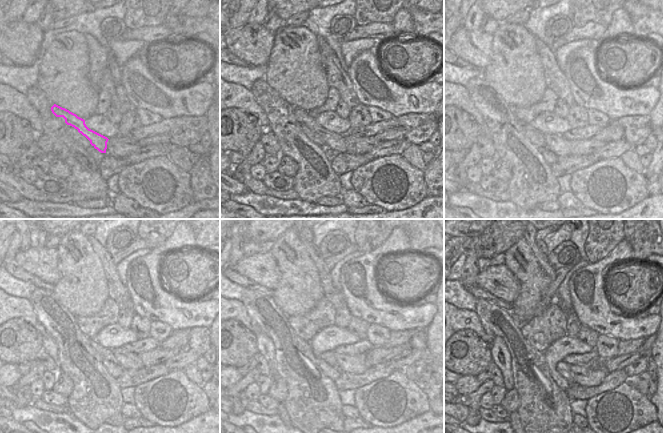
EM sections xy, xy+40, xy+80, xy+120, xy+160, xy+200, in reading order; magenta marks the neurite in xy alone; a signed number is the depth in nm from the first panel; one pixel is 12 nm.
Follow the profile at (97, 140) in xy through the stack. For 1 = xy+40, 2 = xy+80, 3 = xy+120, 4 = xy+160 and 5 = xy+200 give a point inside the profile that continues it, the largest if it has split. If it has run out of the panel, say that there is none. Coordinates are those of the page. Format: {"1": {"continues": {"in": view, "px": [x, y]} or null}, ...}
{"1": {"continues": {"in": "xy+40", "px": [335, 142]}}, "2": {"continues": {"in": "xy+80", "px": [560, 146]}}, "3": {"continues": {"in": "xy+120", "px": [108, 367]}}, "4": {"continues": {"in": "xy+160", "px": [356, 374]}}, "5": {"continues": {"in": "xy+200", "px": [592, 373]}}}

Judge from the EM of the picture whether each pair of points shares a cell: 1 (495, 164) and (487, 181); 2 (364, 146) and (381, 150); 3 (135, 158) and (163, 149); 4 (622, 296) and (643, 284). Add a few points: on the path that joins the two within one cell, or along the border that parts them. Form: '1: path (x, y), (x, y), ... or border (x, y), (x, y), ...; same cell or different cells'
1: border (491, 173), (486, 175); different cells
2: border (378, 142), (362, 155); different cells
3: path (142, 154), (156, 150); same cell
4: path (627, 293), (638, 284); same cell

